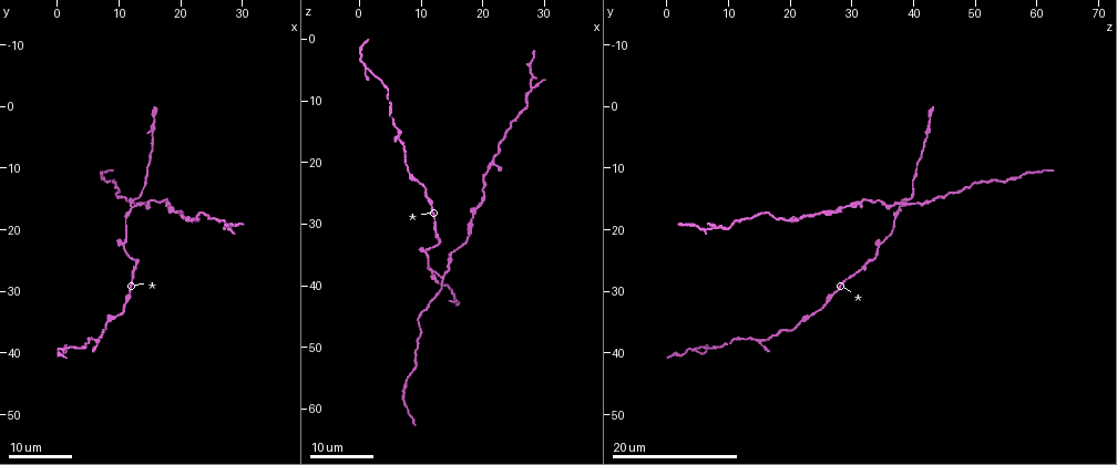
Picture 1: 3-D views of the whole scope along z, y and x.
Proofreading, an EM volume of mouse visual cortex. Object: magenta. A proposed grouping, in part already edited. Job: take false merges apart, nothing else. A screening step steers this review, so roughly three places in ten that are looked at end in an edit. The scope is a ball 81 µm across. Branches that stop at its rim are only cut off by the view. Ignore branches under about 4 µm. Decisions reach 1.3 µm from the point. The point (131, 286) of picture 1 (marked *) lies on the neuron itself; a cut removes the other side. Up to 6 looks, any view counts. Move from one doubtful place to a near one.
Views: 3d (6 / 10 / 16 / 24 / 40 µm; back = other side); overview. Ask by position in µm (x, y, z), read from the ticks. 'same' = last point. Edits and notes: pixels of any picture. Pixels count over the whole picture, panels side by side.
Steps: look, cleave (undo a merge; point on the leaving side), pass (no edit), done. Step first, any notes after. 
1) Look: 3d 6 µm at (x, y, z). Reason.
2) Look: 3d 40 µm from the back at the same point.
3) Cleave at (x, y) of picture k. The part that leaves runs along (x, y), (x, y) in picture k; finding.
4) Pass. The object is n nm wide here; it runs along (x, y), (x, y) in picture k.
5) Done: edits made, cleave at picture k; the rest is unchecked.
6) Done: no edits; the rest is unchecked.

Look: 3d 16 µm at (6.5, 38.0, 16.0). A narrow waist.

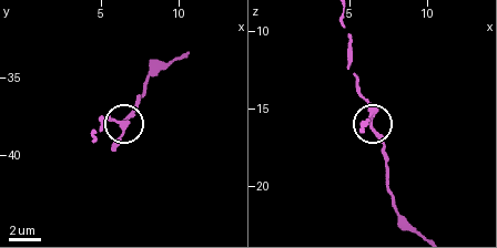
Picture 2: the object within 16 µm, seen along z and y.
Look: 3d 6 µm at the same point. Closer look.

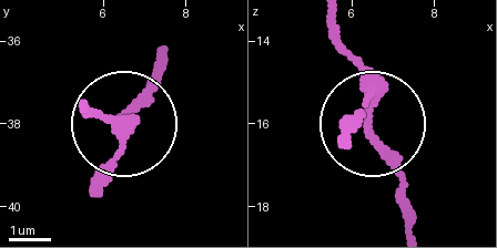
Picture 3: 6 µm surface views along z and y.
Pass. The object is 190 nm wide here; all the same neuron.

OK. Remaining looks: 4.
Look: 3d 24 µm at (12.5, 16.0, 37.5). A fork.

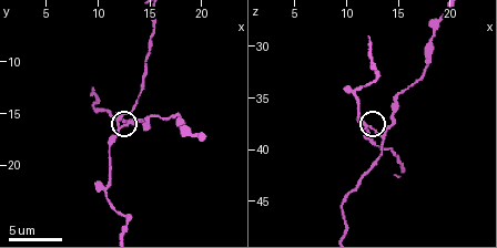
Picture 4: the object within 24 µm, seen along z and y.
Look: 3d 6 µm at (12.2, 16.2, 37.6).

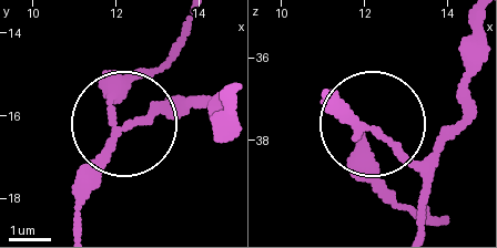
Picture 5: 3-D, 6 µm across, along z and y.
Cleave at (168, 113) of picture 5. The side arm is 20 µm long; 3 arms meet here; two neurons meet here.

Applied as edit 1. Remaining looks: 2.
Look: overview.

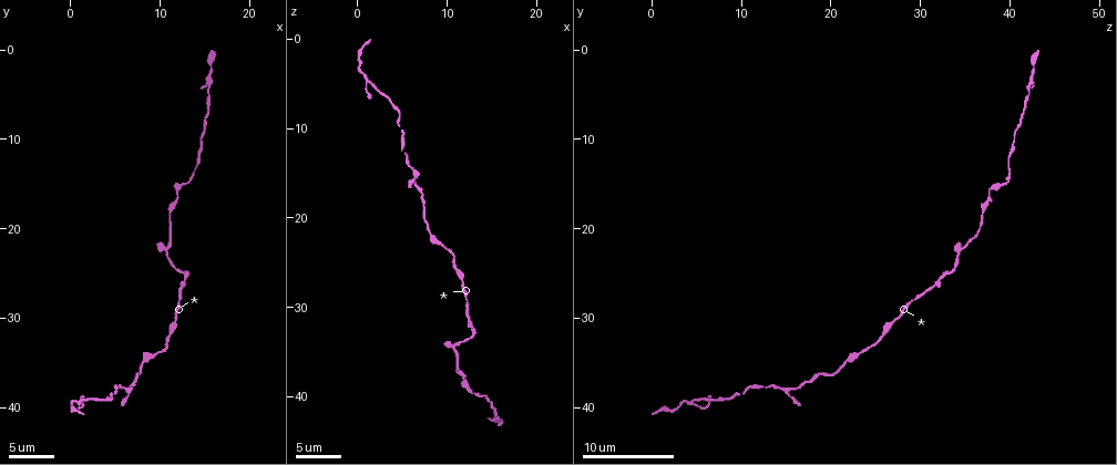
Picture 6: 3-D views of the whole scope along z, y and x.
Look: 3d 16 µm at (10.8, 22.6, 34.4). Side arm on a straight run.

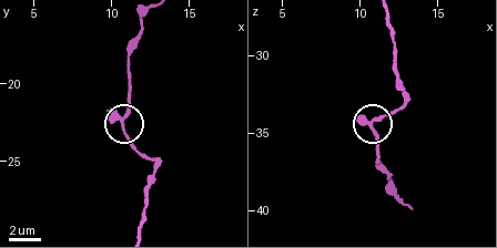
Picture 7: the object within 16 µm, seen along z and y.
Pass. It runs along (392, 28), (395, 79), (404, 99), (372, 123), (375, 156) in picture 7; one neuron here.

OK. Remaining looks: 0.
Done: edits made, cleave at picture 5; the rest is unchecked.

